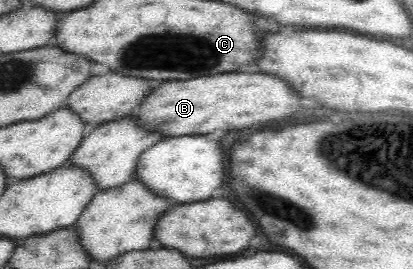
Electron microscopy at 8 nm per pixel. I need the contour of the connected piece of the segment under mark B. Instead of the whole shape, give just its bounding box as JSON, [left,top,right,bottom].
[134,73,304,136]

